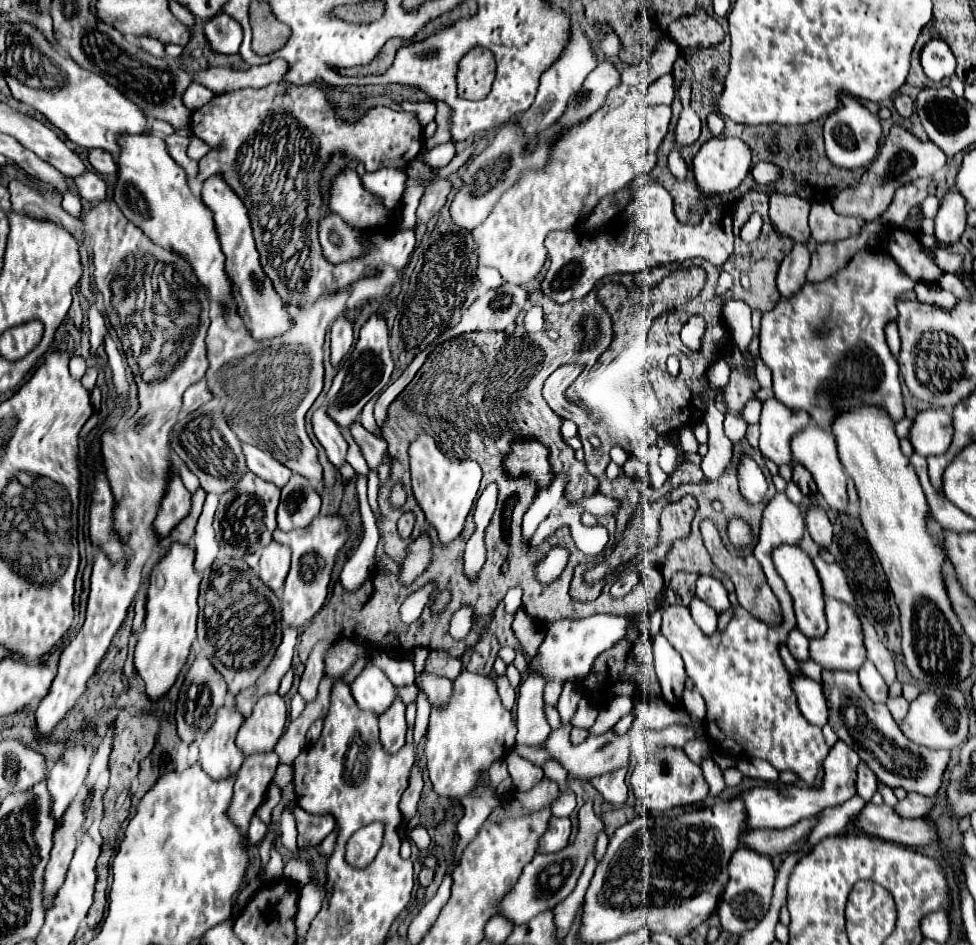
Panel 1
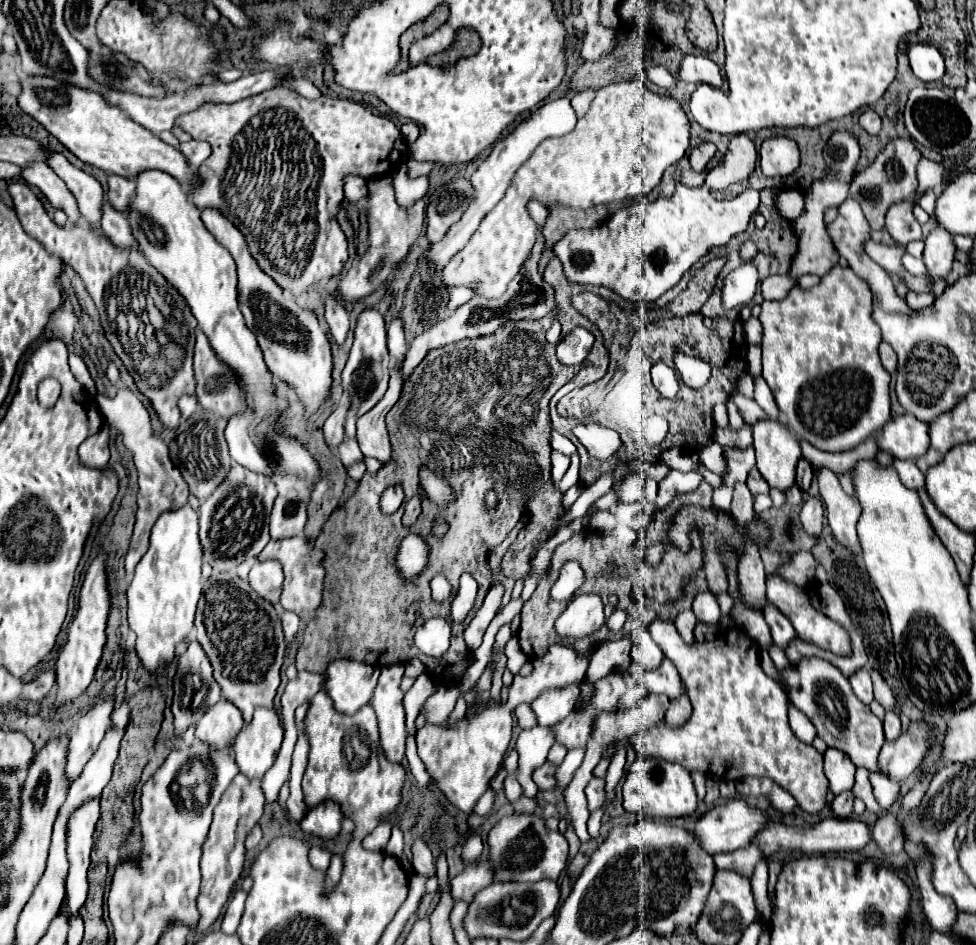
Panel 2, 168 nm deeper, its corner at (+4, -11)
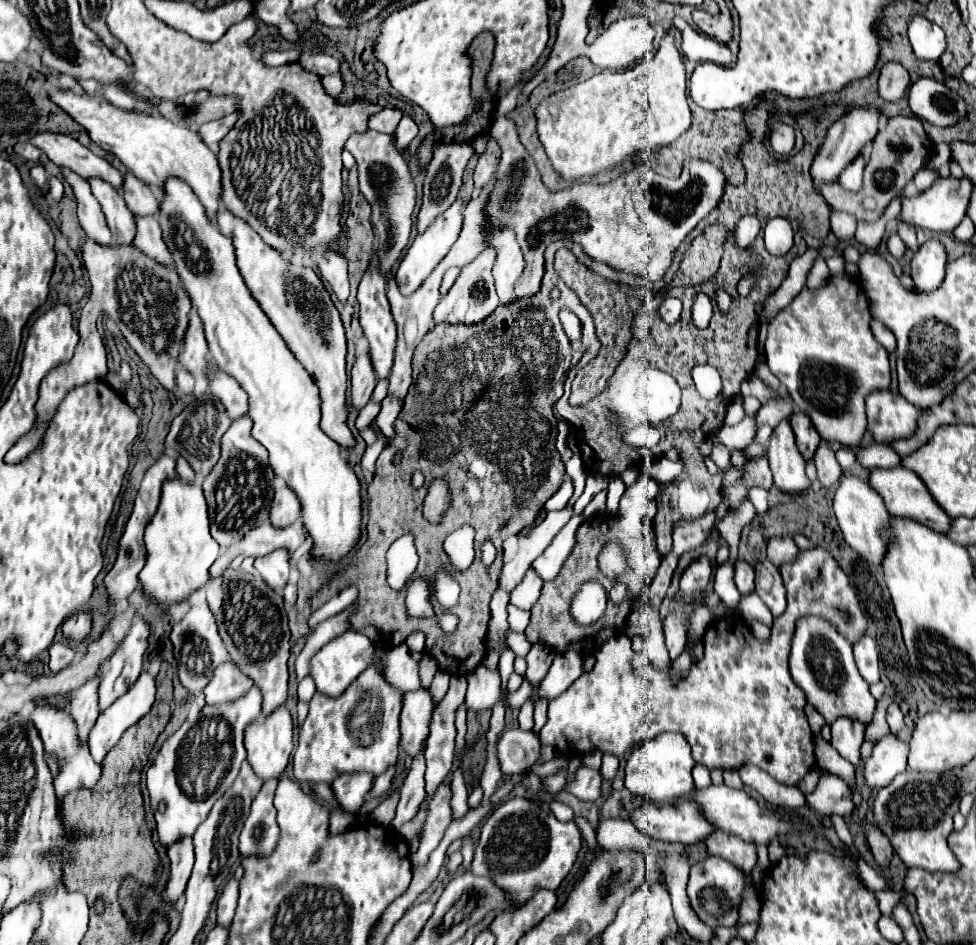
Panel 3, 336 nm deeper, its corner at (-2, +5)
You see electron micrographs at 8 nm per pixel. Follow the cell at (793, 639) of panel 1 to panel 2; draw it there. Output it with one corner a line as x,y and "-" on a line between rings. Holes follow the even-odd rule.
766,602
762,608
762,616
764,616
766,624
770,626
770,634
772,634
772,640
776,646
784,648
796,636
790,620
774,604

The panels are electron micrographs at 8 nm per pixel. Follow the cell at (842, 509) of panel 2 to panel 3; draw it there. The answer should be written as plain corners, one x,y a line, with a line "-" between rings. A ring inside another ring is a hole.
842,476
834,496
834,512
846,544
854,548
870,564
880,566
886,552
886,540
880,538
880,528
888,524
888,512
882,496
878,496
878,492
866,480
858,476

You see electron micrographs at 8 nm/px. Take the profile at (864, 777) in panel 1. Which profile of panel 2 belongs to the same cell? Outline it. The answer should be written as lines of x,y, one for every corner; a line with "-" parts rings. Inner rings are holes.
842,792
834,798
832,802
832,812
836,818
852,818
852,802
854,802
854,796
852,792

